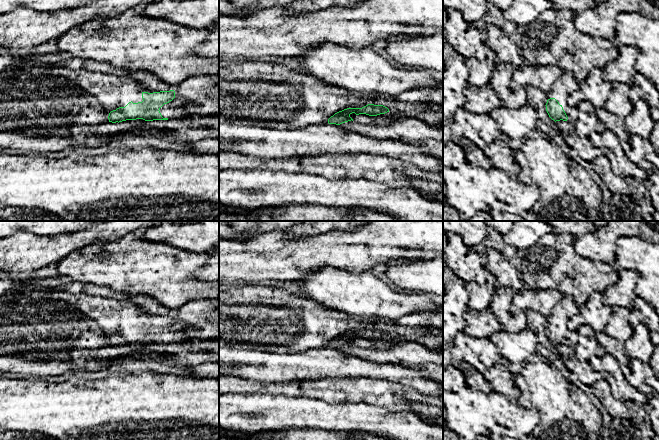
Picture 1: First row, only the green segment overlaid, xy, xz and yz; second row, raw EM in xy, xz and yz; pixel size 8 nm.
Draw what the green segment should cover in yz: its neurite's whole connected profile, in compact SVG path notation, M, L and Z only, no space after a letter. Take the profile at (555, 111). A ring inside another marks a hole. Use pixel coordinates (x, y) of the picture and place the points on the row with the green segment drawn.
M568 72L563 74L555 81L552 89L547 93L546 111L549 117L556 121L567 121L574 123L578 120L577 107L571 107L567 98L570 94L575 92L579 87L579 83L575 80L573 75Z

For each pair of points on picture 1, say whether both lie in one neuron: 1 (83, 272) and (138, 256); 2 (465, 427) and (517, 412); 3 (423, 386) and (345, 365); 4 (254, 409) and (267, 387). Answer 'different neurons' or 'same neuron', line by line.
1: same neuron
2: same neuron
3: same neuron
4: different neurons

